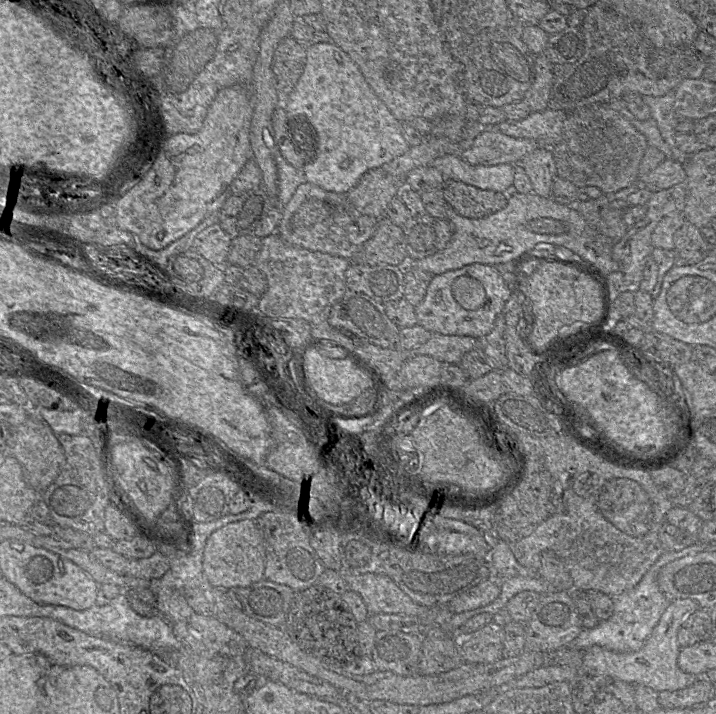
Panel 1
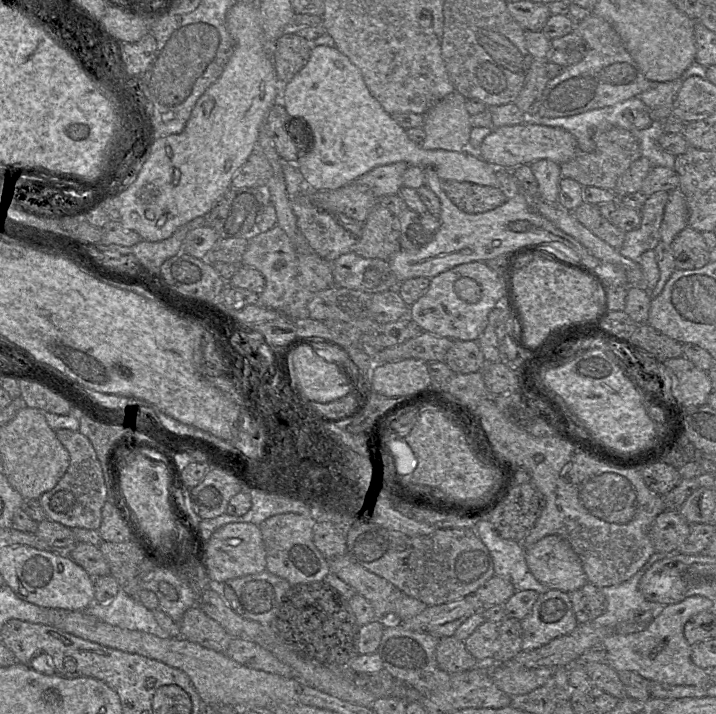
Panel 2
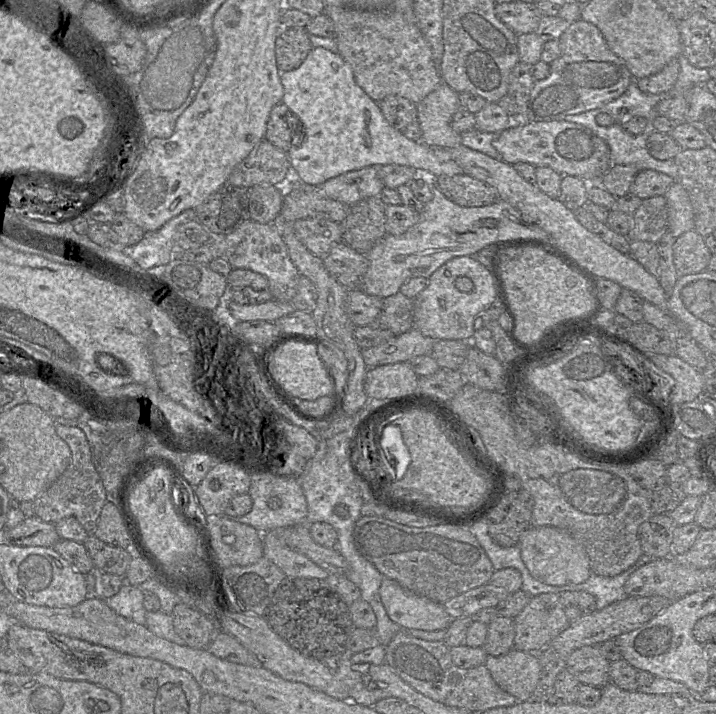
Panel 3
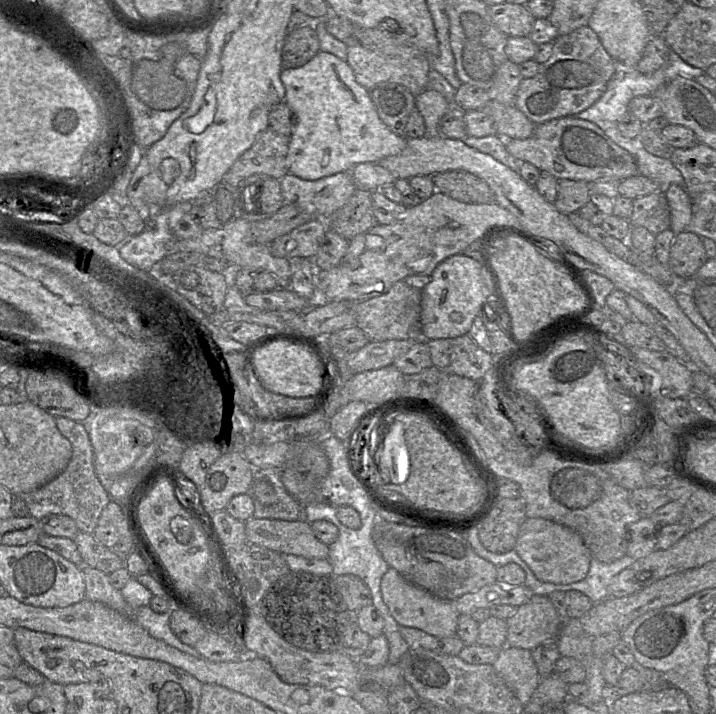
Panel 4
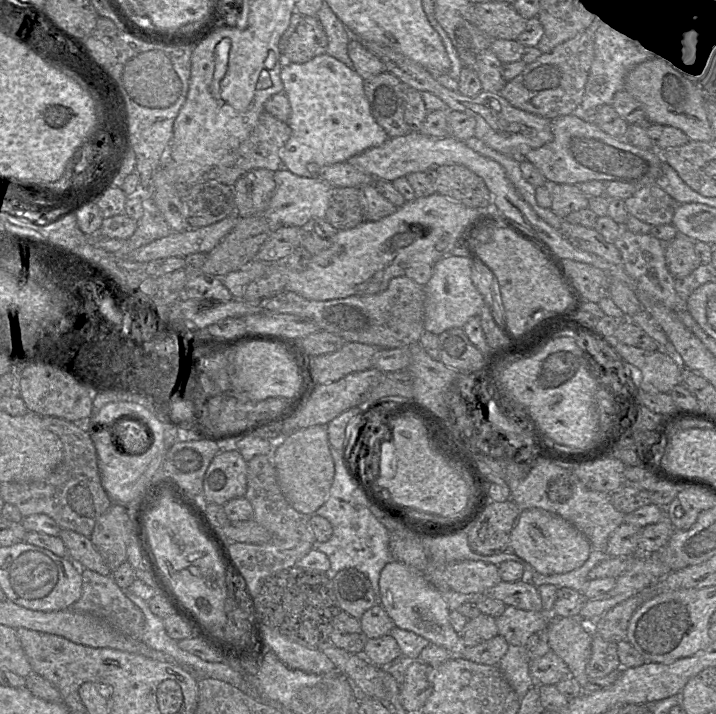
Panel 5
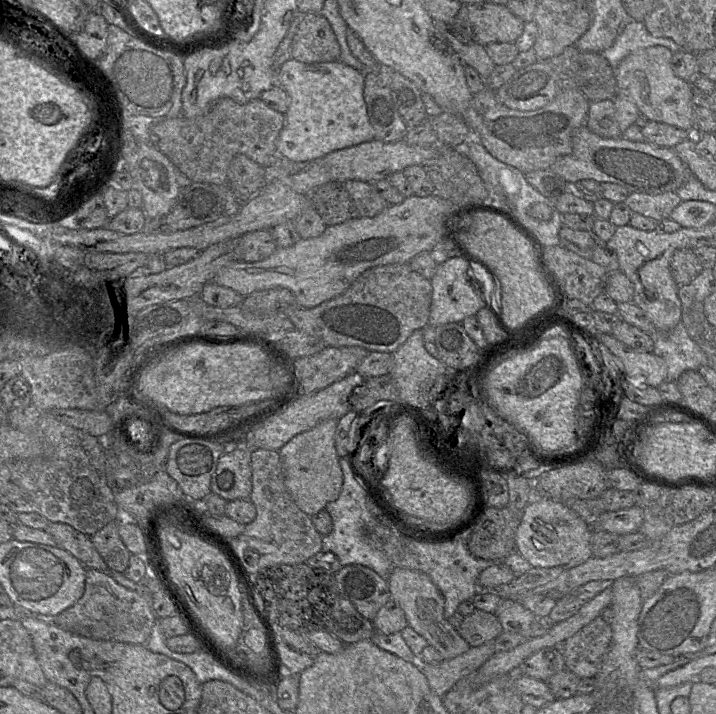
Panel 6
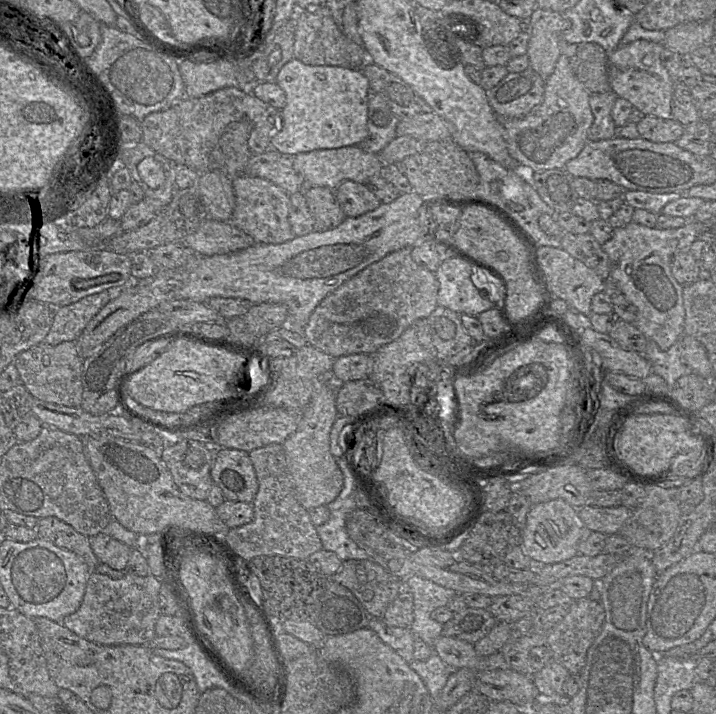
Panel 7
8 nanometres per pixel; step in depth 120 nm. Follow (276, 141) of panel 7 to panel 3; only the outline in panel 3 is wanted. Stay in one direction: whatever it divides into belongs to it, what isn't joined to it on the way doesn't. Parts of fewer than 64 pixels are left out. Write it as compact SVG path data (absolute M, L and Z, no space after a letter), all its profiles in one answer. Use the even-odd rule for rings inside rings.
M313 47L304 62L298 68L291 71L281 72L280 78L284 87L282 103L289 108L290 112L296 114L304 125L305 138L302 144L297 146L291 145L290 150L287 152L288 159L290 161L292 177L297 179L299 182L307 185L319 186L330 179L351 171L360 170L370 166L384 166L389 164L412 167L420 174L424 174L427 177L439 177L440 175L457 175L463 173L461 167L453 160L445 161L438 159L434 152L434 148L440 147L429 147L422 142L415 142L408 139L403 132L395 129L384 117L380 107L378 106L378 103L371 99L367 93L356 83L352 67L338 52L334 53L323 47Z

